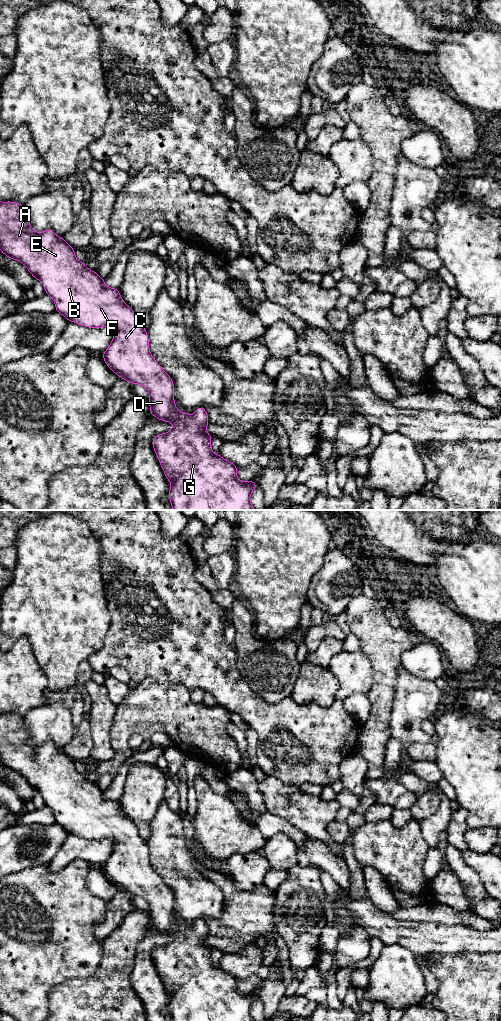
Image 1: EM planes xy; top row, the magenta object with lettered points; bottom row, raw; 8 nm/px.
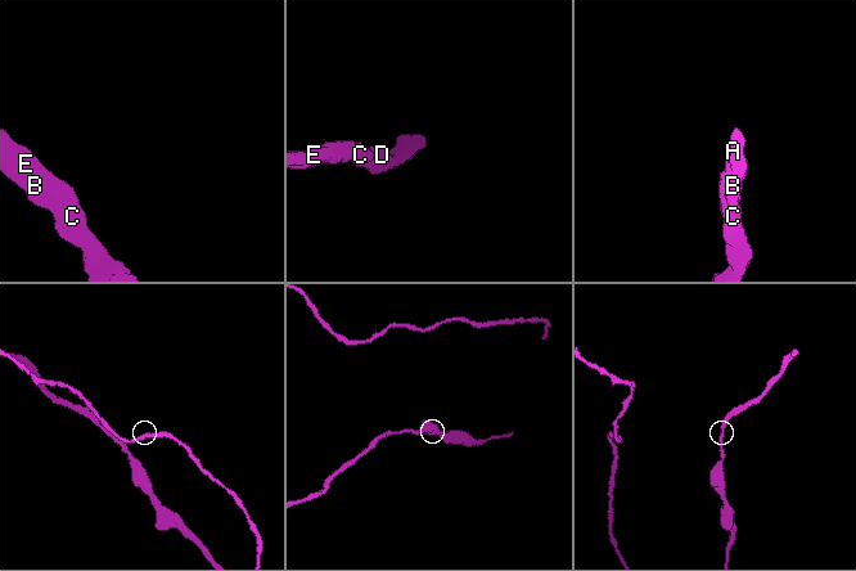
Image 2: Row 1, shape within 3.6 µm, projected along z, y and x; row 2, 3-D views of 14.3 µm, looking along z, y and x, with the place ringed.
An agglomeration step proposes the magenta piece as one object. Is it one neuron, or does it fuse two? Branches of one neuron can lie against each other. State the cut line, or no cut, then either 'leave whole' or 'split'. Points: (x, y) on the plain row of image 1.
cut none; leave whole

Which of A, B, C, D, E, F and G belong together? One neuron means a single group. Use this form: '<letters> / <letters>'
A B C D E F G

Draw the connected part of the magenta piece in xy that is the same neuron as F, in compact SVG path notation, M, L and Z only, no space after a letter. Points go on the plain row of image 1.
M0 713L0 762L8 770L22 775L33 790L42 795L46 806L54 813L56 824L62 826L69 834L97 841L110 839L113 843L113 852L102 866L106 877L125 893L144 898L149 904L150 926L158 932L174 936L169 944L152 951L158 973L166 991L171 995L168 1009L172 1021L255 1021L250 1008L258 997L251 992L240 993L237 990L238 978L222 970L219 965L212 964L212 948L207 945L209 928L203 918L198 919L193 927L176 920L174 894L151 867L147 843L140 836L136 825L123 813L119 801L106 798L105 792L97 784L88 781L85 775L79 773L74 760L63 749L57 748L49 740L43 744L35 744L30 738L25 719L17 714Z

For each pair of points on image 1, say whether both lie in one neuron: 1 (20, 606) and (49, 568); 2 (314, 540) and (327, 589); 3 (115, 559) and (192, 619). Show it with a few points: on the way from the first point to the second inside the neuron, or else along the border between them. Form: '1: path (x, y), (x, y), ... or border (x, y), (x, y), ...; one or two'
1: path (29, 597), (49, 577); one
2: border (328, 549), (322, 566), (313, 575), (308, 587); two
3: path (134, 573), (173, 612); one

